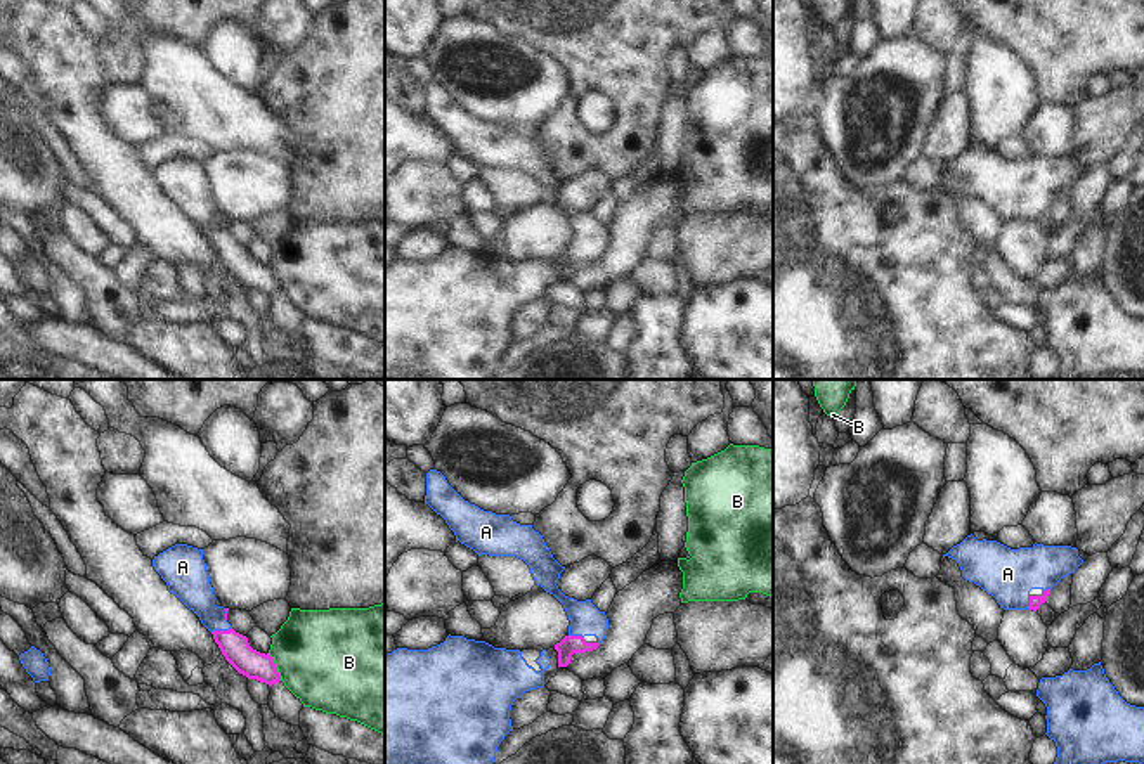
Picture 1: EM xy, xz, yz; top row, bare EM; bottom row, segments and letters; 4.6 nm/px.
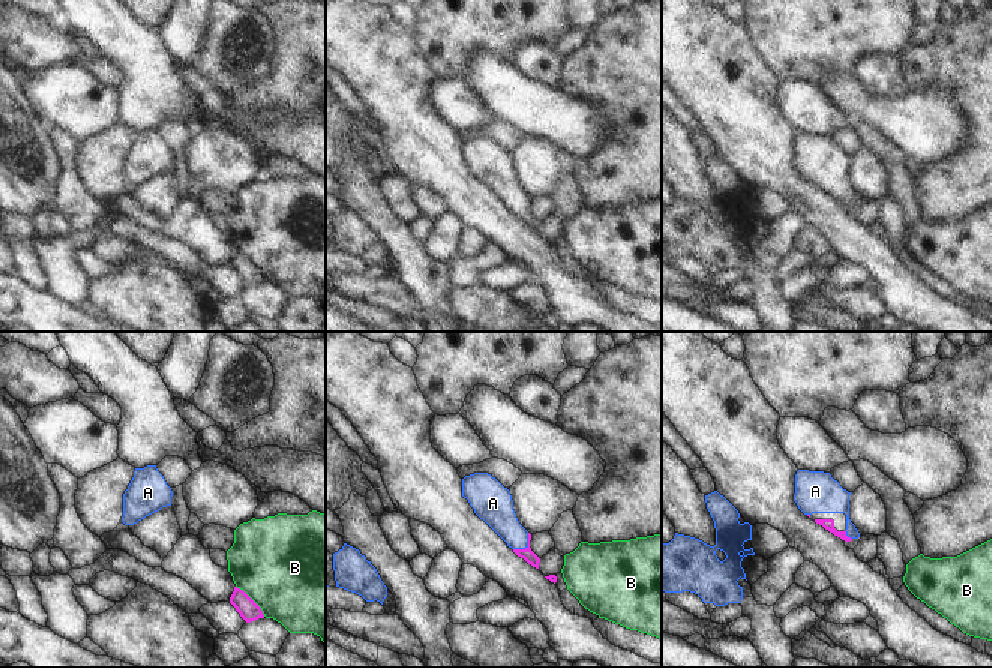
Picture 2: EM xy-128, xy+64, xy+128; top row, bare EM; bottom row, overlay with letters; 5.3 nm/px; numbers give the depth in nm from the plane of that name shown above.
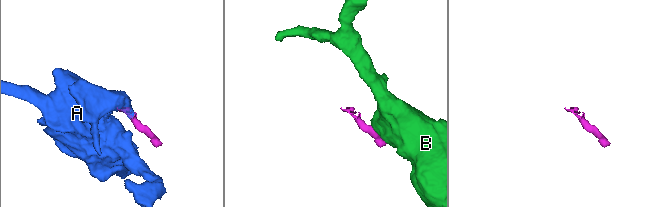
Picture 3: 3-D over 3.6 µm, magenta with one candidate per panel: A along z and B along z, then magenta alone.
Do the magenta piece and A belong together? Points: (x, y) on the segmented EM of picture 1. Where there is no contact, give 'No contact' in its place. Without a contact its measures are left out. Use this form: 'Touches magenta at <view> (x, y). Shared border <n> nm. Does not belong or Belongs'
Touches magenta at xy (220, 631). Shared border 100 nm. Belongs.

